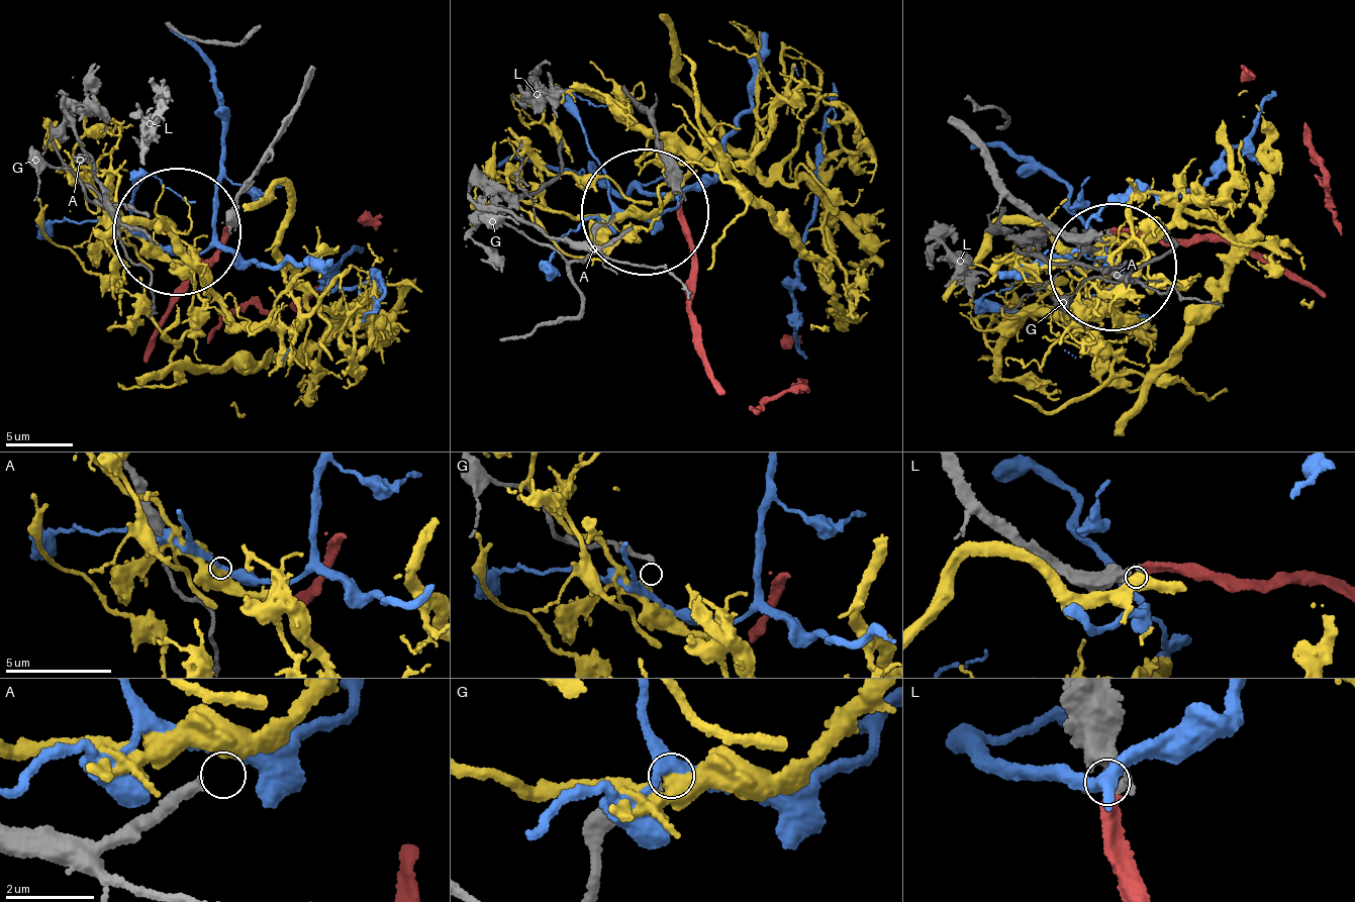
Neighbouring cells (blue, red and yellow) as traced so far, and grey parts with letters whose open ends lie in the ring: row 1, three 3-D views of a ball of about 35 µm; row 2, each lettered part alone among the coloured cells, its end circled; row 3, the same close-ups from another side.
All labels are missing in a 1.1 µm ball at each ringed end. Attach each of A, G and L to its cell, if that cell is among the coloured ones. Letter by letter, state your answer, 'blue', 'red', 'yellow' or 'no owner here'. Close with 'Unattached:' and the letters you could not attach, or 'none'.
A: no owner here
G: no owner here
L: red
Unattached: A, G

